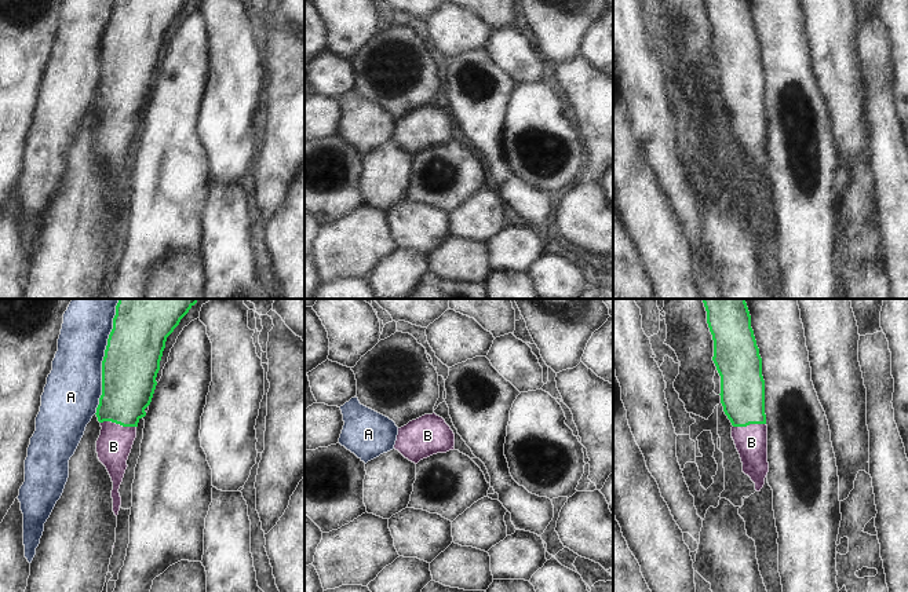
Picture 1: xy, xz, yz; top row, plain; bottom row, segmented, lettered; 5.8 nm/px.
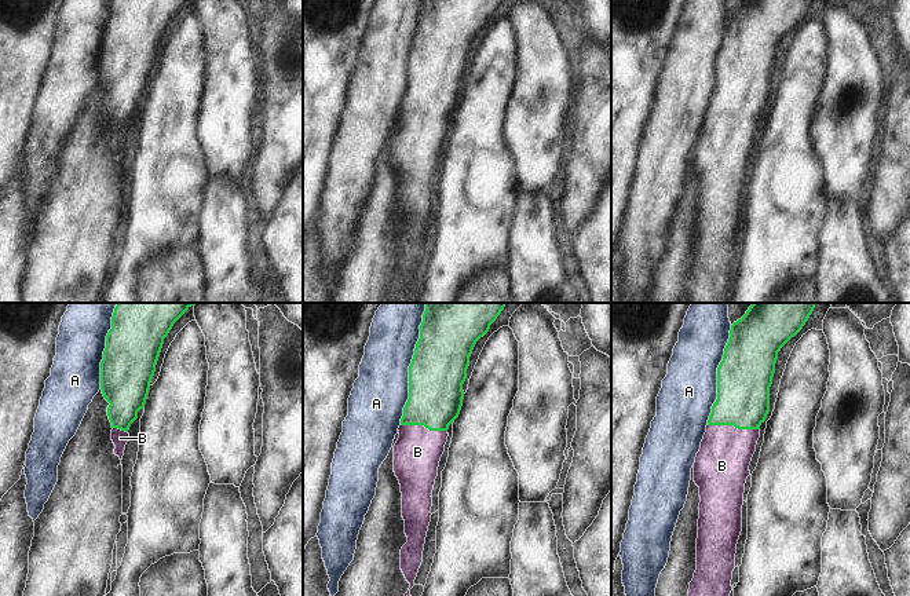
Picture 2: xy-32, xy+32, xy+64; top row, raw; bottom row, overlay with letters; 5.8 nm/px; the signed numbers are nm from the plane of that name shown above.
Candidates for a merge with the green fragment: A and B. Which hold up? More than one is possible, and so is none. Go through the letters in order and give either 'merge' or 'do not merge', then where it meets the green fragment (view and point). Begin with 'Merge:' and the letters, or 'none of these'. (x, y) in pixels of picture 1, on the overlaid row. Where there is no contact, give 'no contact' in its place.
Merge: B
A: do not merge | xy (104, 357)
B: merge | xy (119, 423)

